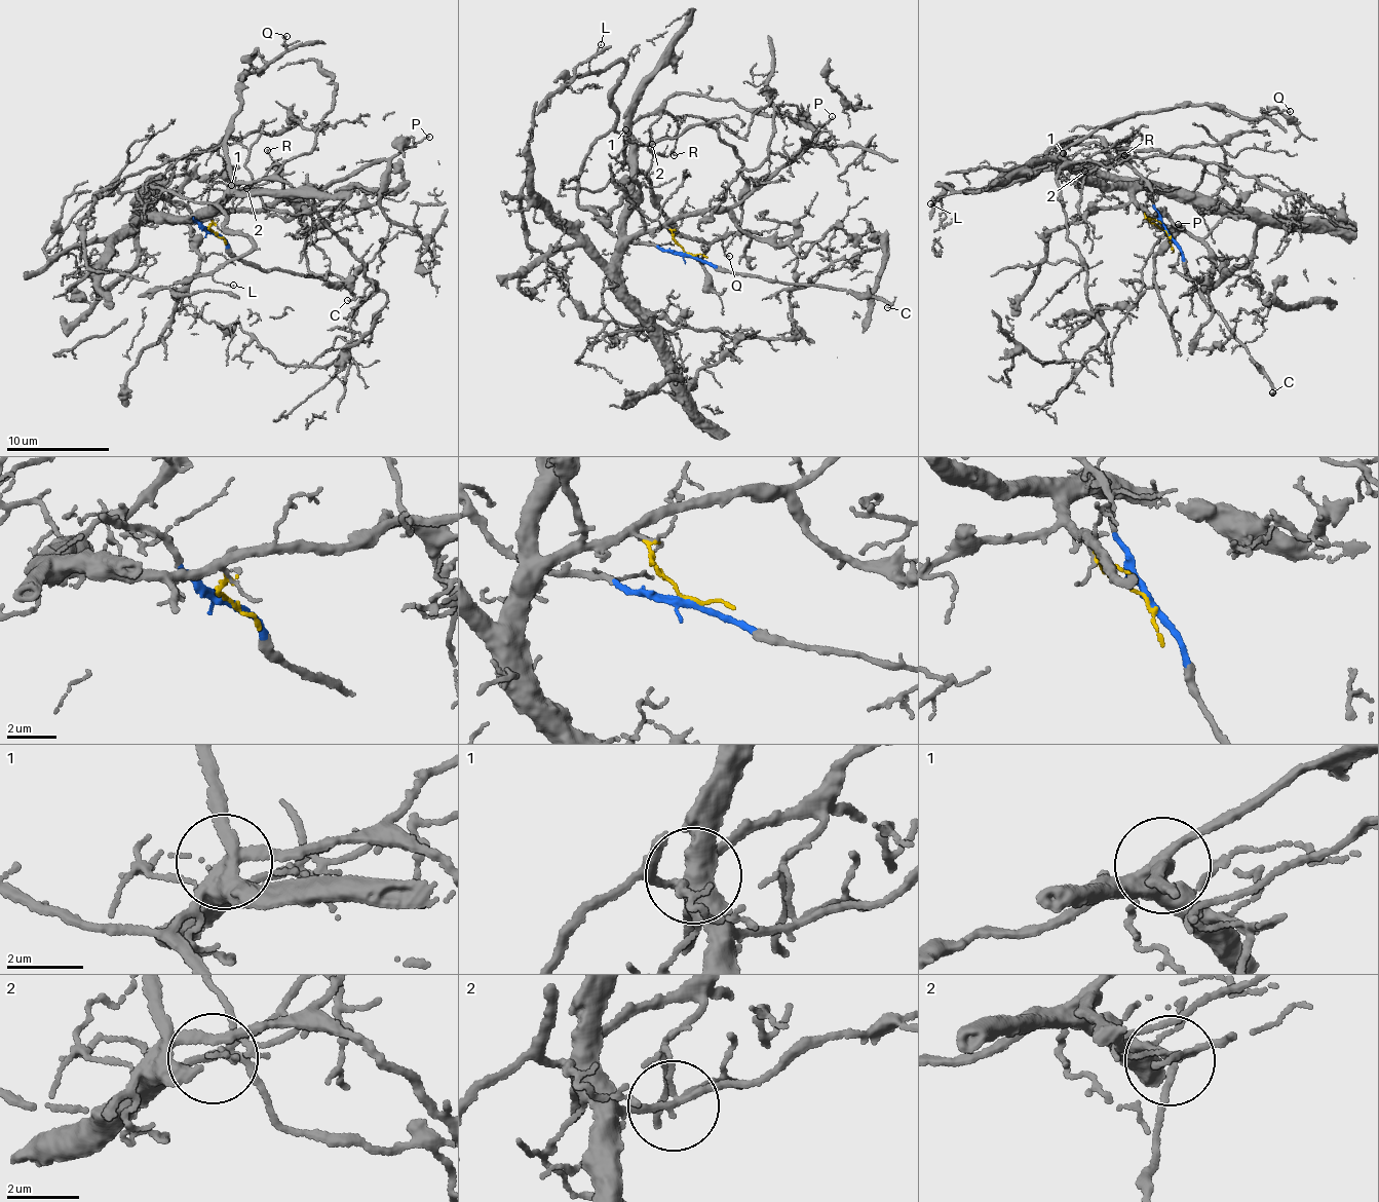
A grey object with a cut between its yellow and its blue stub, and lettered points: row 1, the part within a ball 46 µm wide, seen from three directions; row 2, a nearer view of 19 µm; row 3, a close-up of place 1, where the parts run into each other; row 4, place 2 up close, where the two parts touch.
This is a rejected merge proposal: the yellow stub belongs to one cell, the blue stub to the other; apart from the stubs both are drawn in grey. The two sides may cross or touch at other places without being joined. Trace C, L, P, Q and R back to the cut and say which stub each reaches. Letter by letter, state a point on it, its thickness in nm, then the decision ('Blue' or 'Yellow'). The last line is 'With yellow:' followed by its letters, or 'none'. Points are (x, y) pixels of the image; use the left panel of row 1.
C: Place: (347, 300). Thickness 100 nm. Blue
L: Place: (233, 285). Thickness 90 nm. Blue
P: Place: (429, 137). Thickness 140 nm. Yellow
Q: Place: (286, 36). Thickness 120 nm. Yellow
R: Place: (267, 150). Thickness 100 nm. Yellow
With yellow: P, Q, R

